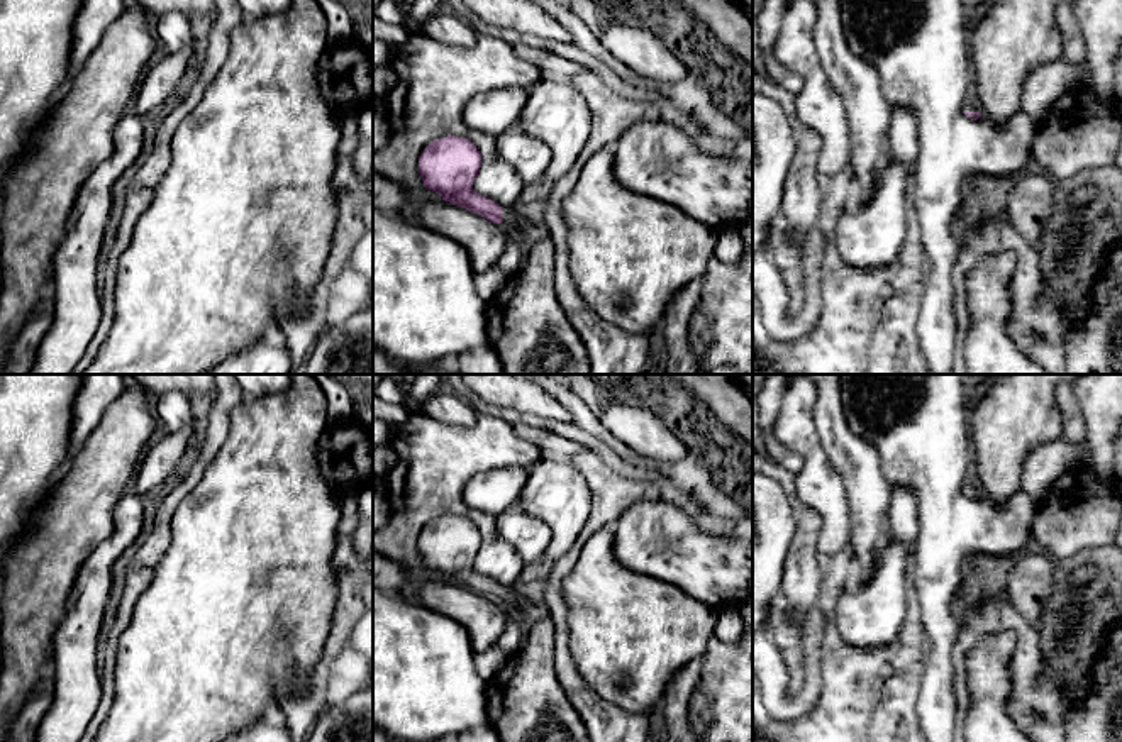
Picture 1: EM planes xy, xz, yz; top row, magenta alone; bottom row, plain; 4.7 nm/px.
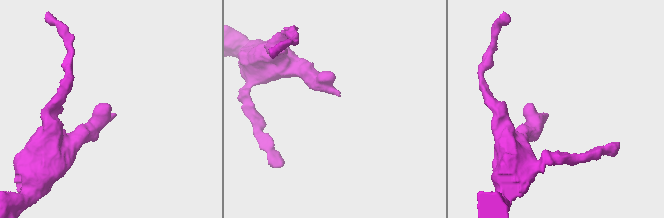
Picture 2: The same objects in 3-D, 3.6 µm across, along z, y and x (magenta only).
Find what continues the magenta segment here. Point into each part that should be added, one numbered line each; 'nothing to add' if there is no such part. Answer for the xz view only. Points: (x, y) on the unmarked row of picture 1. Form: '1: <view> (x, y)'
1: xz (514, 600)

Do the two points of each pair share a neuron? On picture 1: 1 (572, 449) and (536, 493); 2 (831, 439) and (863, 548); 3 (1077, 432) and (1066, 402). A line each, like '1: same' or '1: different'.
1: different
2: same
3: same

